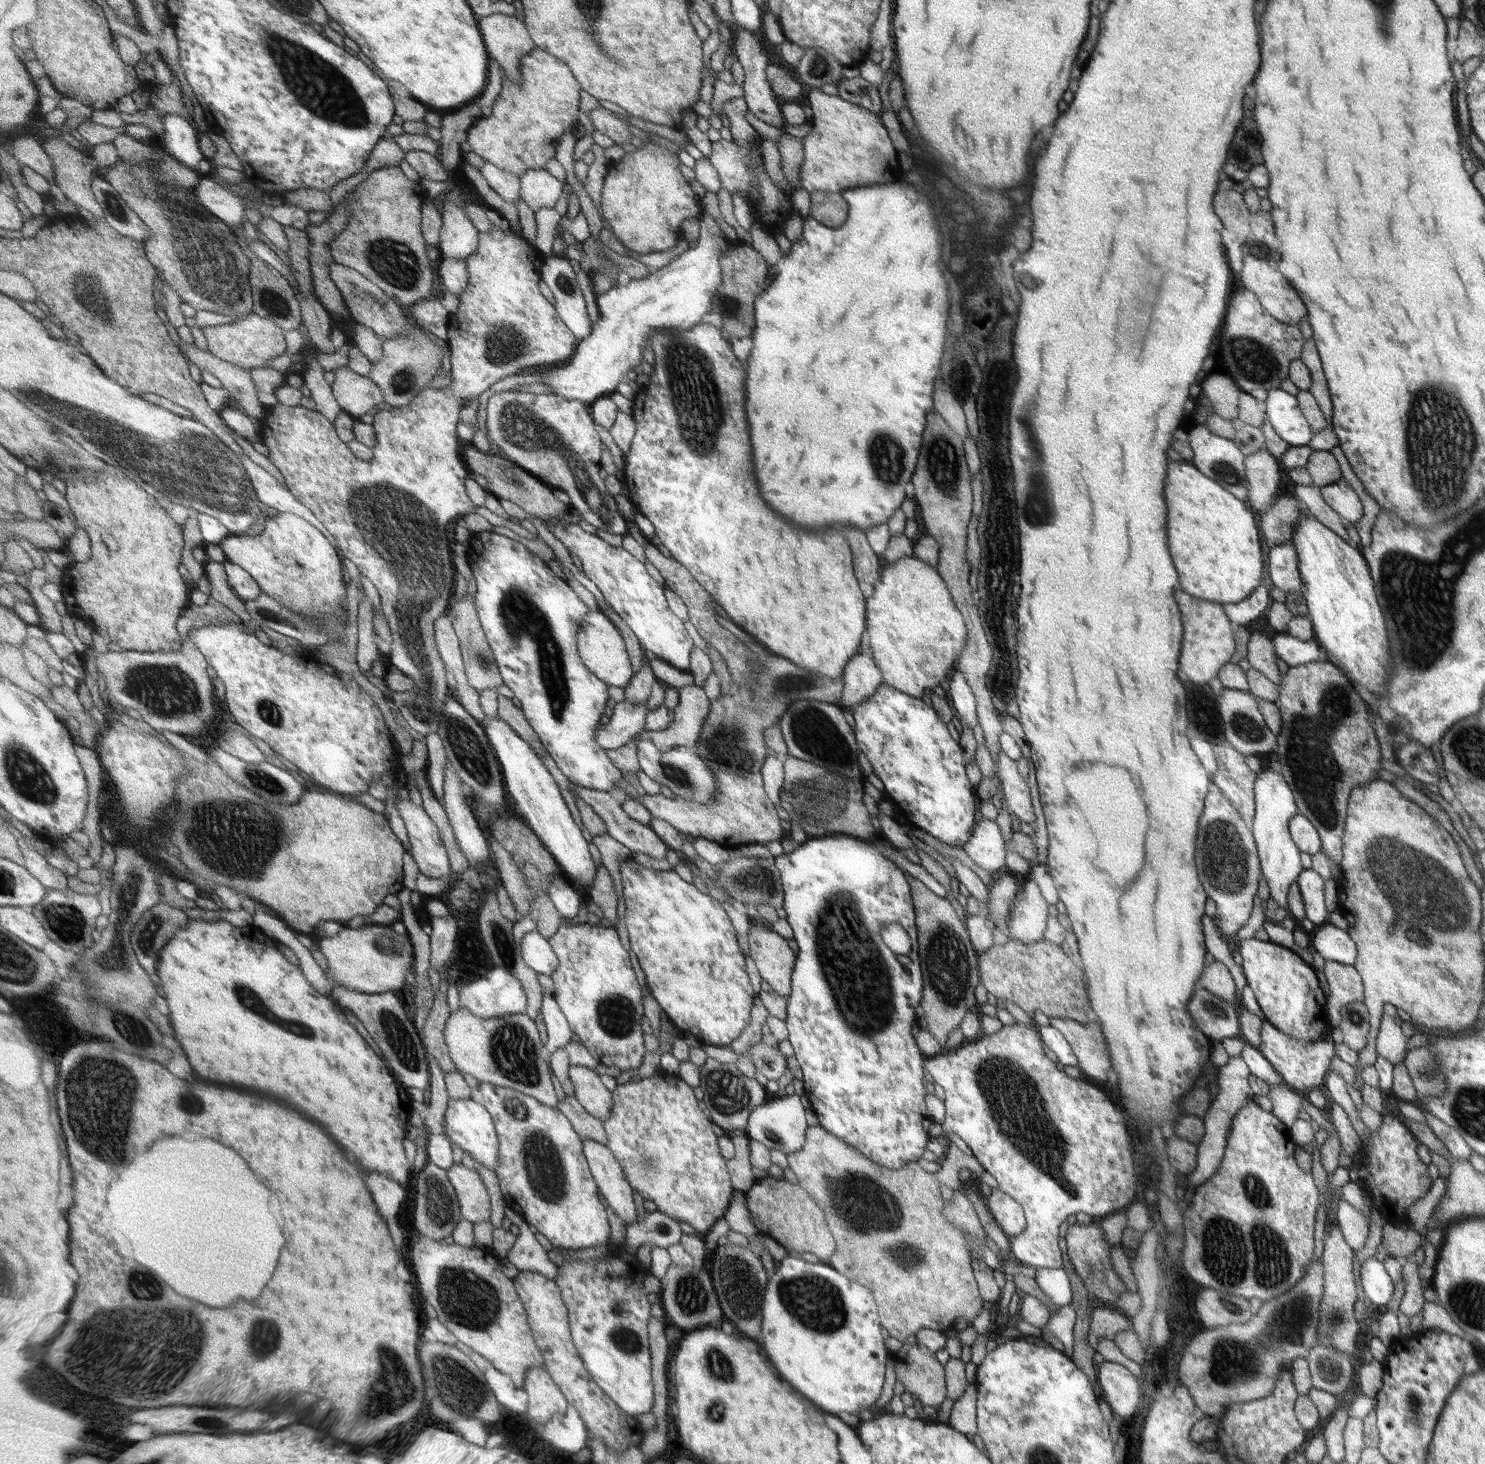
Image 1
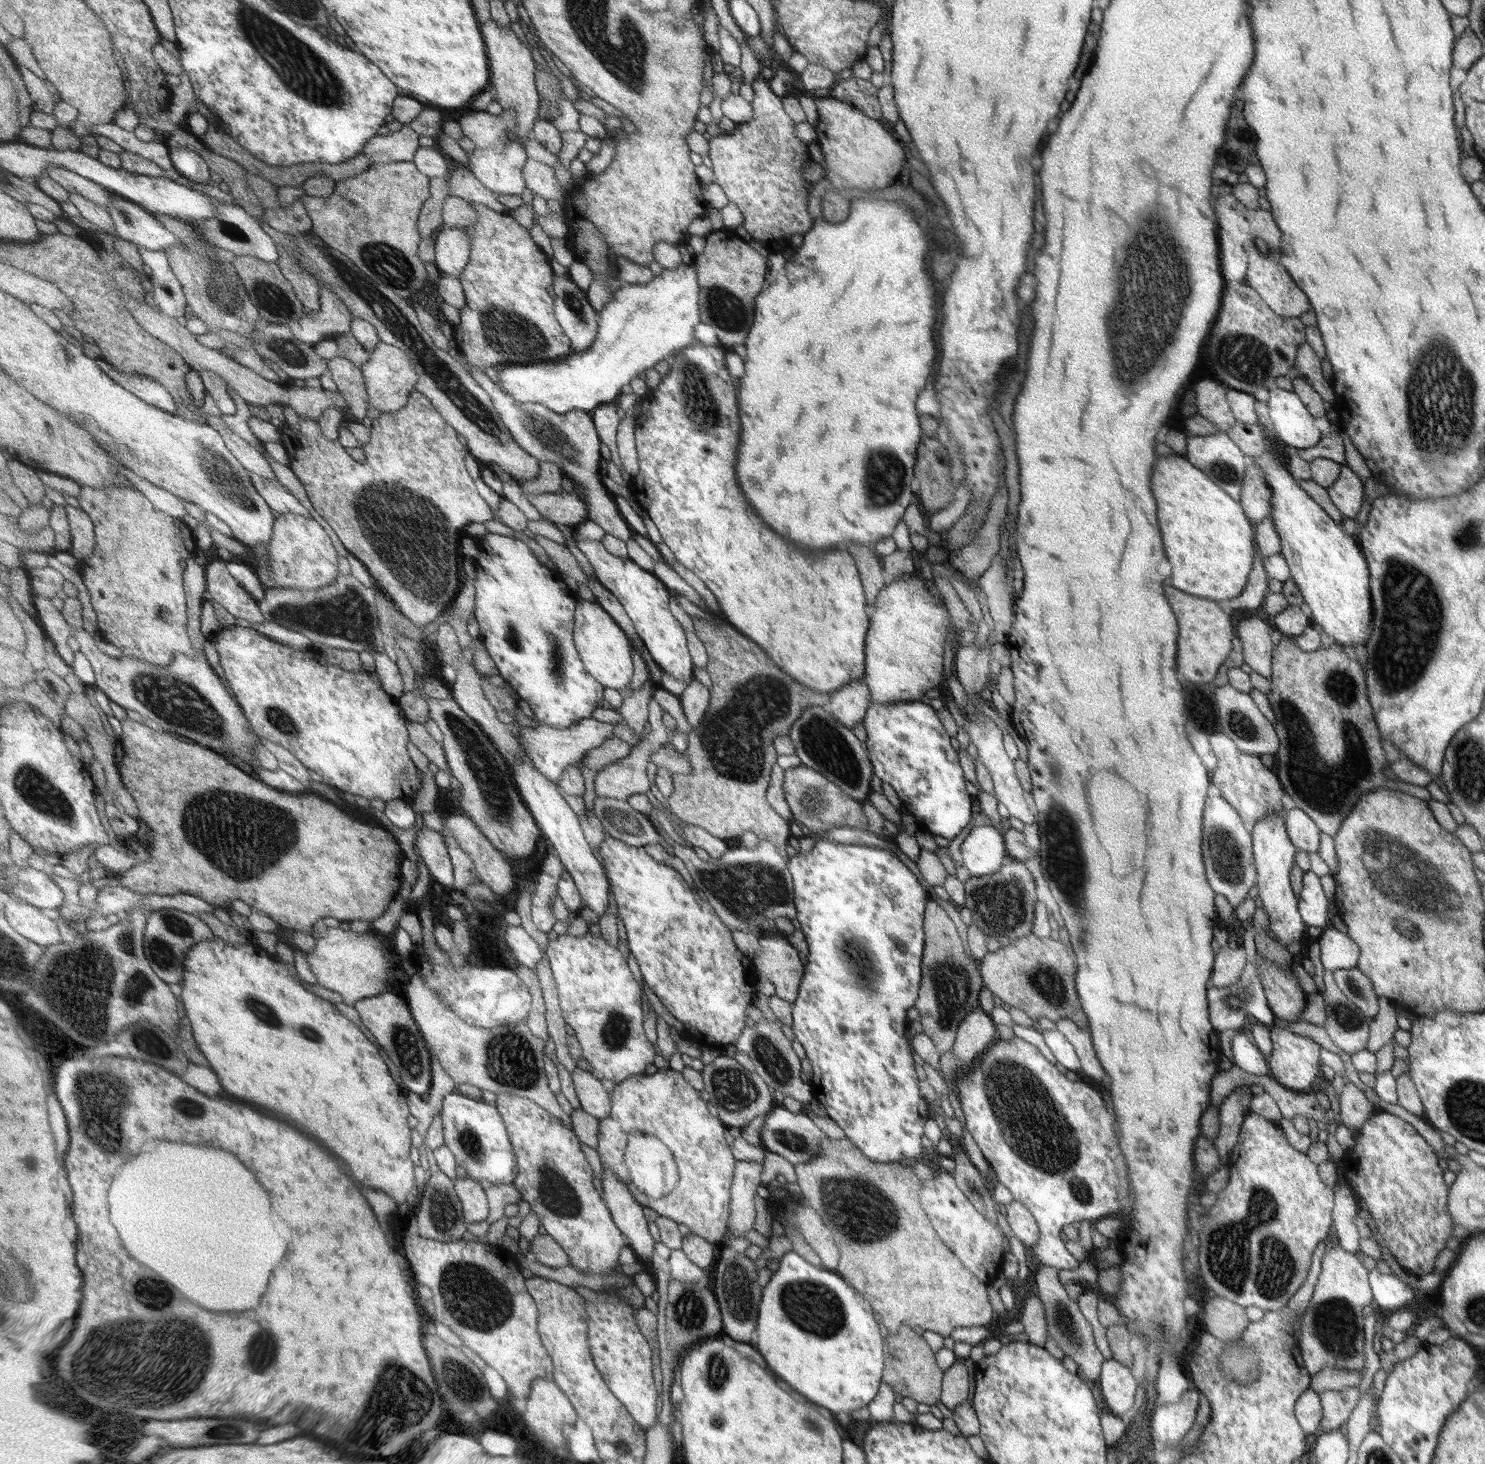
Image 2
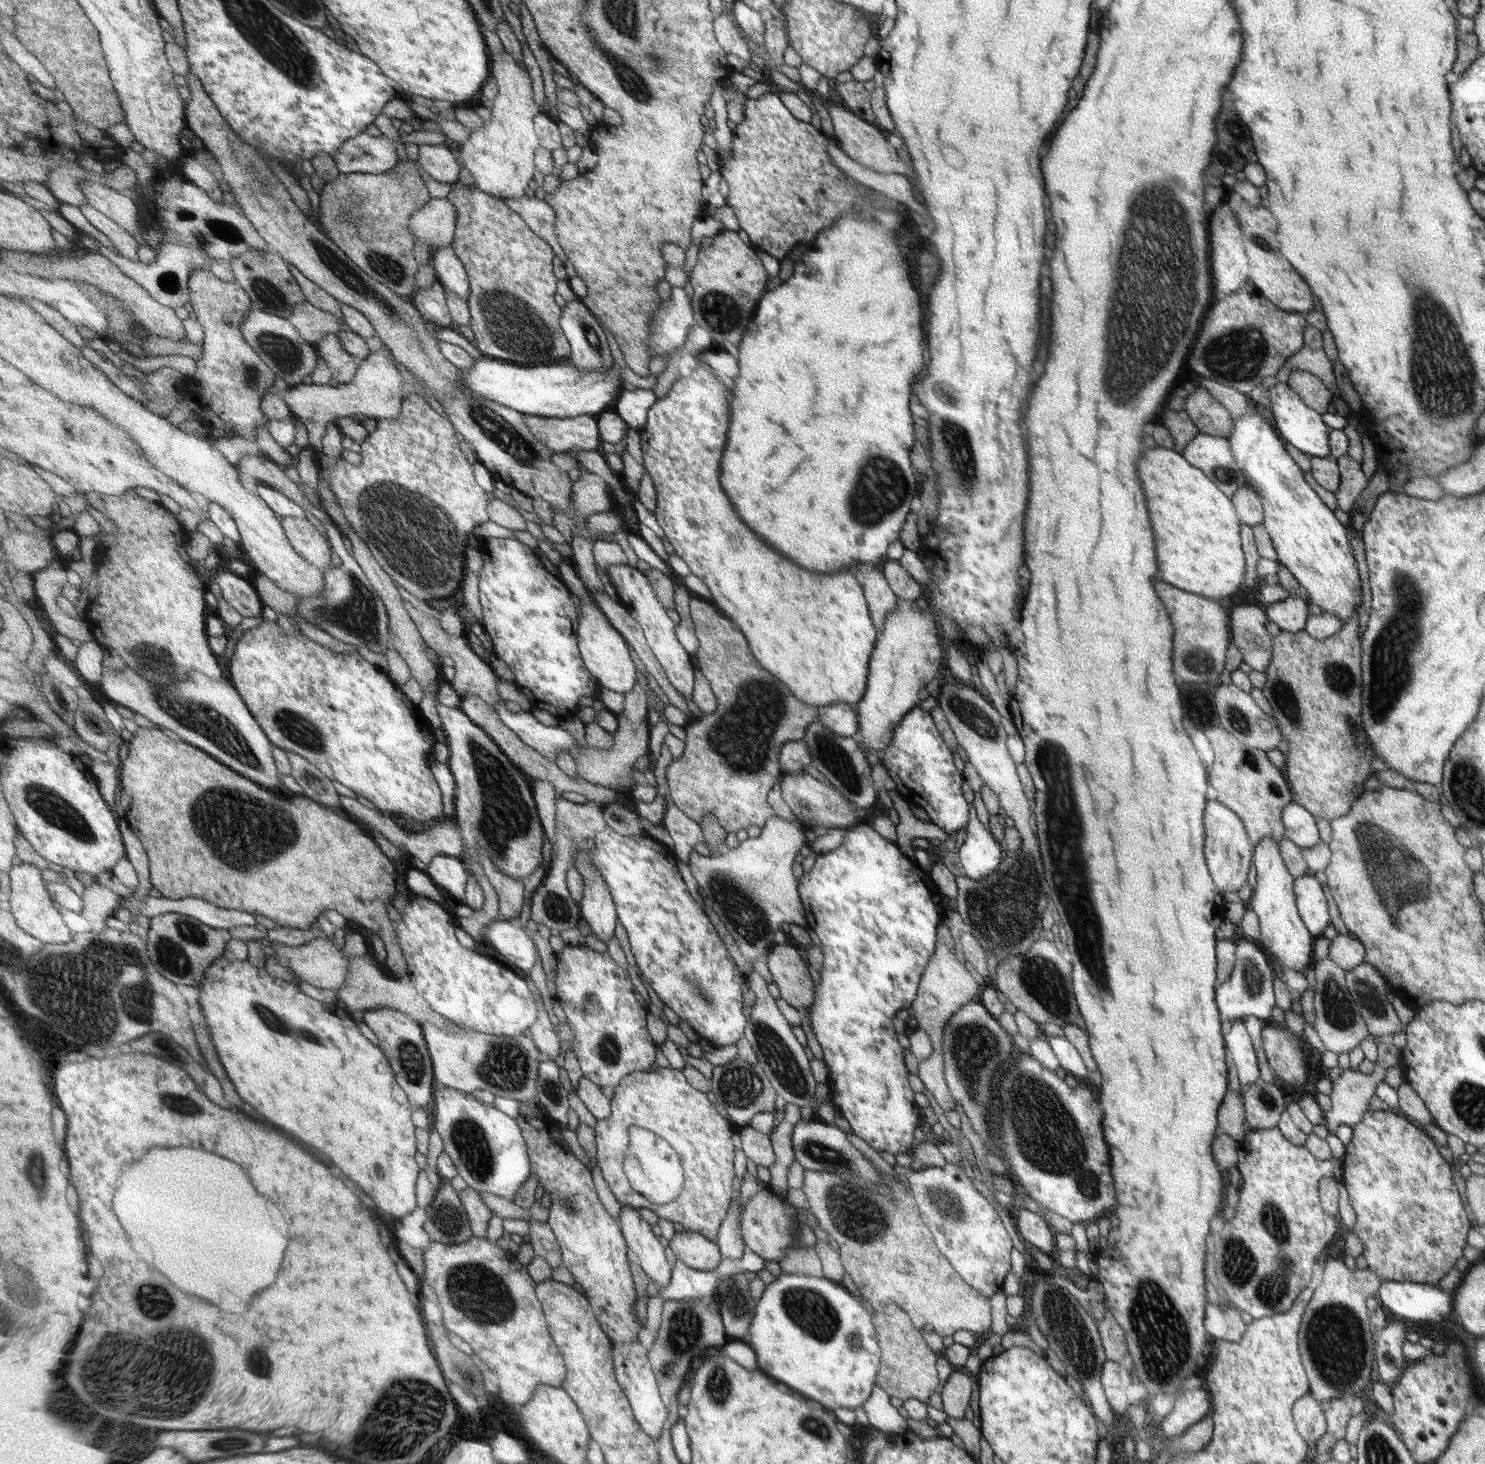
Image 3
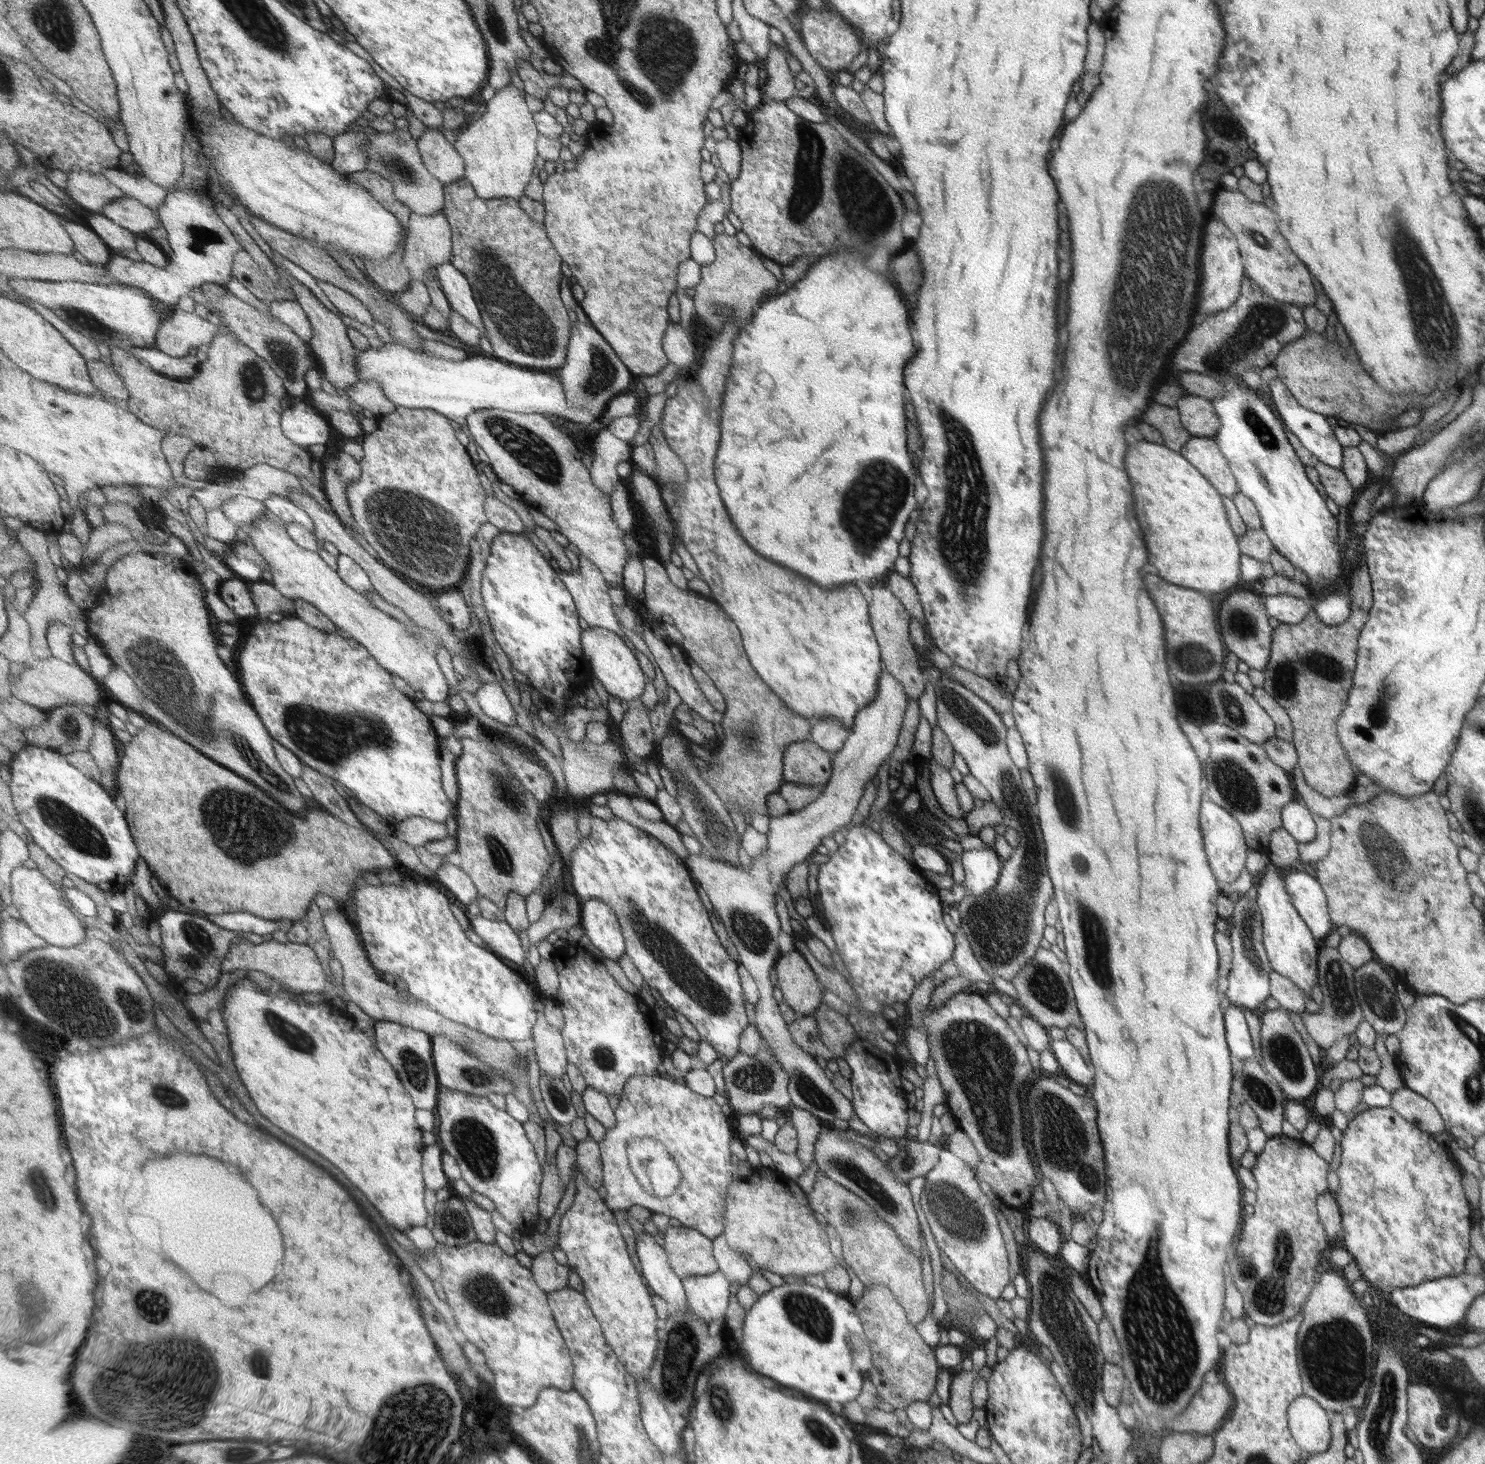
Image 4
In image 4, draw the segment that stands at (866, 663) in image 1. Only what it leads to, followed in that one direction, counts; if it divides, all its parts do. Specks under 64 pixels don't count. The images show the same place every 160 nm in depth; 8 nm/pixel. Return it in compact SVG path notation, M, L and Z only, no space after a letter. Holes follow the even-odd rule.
M823 717L815 720L813 727L810 728L809 740L825 752L836 753L844 745L848 731L839 719Z

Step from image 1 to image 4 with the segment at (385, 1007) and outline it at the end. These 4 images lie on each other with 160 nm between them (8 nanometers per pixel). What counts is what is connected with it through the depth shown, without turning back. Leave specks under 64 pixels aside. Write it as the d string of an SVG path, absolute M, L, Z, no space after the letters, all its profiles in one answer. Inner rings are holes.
M384 1019L375 1020L373 1027L374 1038L378 1043L379 1050L395 1066L395 1070L399 1070L399 1076L403 1078L403 1084L415 1098L416 1106L423 1110L433 1110L438 1105L441 1086L433 1056L432 1036L426 1032Z

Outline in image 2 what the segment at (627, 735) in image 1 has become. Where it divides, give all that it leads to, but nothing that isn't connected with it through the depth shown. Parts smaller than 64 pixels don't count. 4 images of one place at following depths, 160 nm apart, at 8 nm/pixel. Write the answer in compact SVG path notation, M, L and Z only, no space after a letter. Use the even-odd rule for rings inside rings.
M584 718L567 728L553 728L552 726L537 725L534 729L526 726L519 733L520 740L528 756L537 765L537 768L548 776L554 783L561 777L568 766L576 766L586 754L601 746L605 740L614 736L614 724L599 722L599 720Z

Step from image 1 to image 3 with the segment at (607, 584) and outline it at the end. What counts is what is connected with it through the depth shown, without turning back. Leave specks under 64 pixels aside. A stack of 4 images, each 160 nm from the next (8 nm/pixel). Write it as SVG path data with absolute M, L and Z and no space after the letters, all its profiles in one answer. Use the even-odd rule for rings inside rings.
M626 564L611 565L608 577L616 590L621 605L640 624L645 634L648 646L663 666L670 684L679 692L692 700L695 688L696 669L695 659L681 644L676 633L676 625L671 618L667 607L659 600L649 577L637 567Z

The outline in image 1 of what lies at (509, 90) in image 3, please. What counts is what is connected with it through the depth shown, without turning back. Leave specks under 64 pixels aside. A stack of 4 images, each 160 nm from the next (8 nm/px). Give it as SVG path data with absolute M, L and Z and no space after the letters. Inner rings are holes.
M500 13L477 17L481 26L483 38L493 58L496 58L510 79L522 85L522 56L529 54L535 47L535 41L531 38L530 31L526 27L526 22L519 20L514 15L508 16ZM486 160L481 170L490 188L498 193L506 202L516 205L522 196L522 179L516 174L495 168L494 163Z

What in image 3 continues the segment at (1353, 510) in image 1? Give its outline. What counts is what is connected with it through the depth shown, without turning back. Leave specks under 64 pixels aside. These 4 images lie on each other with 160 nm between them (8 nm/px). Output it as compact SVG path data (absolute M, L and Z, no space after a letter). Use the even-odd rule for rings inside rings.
M1345 454L1336 459L1337 471L1339 473L1339 484L1334 492L1336 506L1343 512L1353 512L1352 506L1366 487L1368 479L1363 475L1360 464Z

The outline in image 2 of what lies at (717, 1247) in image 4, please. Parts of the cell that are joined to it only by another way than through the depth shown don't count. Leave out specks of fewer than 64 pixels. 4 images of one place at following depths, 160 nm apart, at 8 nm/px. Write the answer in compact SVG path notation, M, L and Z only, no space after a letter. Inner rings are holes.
M757 1161L736 1163L728 1234L722 1241L722 1246L727 1246L731 1238L742 1237L741 1234L755 1226L755 1196L760 1186L761 1165Z

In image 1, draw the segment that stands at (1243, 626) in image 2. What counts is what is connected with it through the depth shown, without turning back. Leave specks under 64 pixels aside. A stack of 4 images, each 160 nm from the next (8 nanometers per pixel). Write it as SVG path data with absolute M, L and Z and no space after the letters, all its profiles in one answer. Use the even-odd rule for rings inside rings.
M1253 633L1246 646L1246 659L1251 667L1260 672L1276 687L1280 686L1281 675L1275 663L1272 642L1260 633Z

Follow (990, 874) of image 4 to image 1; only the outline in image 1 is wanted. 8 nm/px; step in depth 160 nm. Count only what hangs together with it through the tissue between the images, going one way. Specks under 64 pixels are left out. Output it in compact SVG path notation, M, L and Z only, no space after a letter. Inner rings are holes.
M980 818L977 822L974 834L963 846L963 852L975 866L993 874L1004 869L1008 855L996 822L987 818Z

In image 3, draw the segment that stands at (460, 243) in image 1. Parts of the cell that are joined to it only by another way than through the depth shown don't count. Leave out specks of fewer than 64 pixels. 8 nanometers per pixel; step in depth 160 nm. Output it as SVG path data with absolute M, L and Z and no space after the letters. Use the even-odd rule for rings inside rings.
M452 244L437 250L433 256L433 265L438 280L445 288L454 290L467 301L471 290L470 278L462 258L459 258Z

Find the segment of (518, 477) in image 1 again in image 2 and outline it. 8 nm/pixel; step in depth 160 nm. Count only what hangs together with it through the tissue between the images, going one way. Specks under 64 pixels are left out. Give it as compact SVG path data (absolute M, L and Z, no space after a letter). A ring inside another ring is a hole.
M575 490L572 493L522 494L545 519L555 524L565 524L573 531L589 520L587 505Z

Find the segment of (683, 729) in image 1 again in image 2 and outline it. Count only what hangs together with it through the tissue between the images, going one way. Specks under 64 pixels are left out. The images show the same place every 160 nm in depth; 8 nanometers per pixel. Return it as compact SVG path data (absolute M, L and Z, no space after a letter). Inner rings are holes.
M693 680L679 697L691 729L699 727L710 707L711 689L698 680Z

